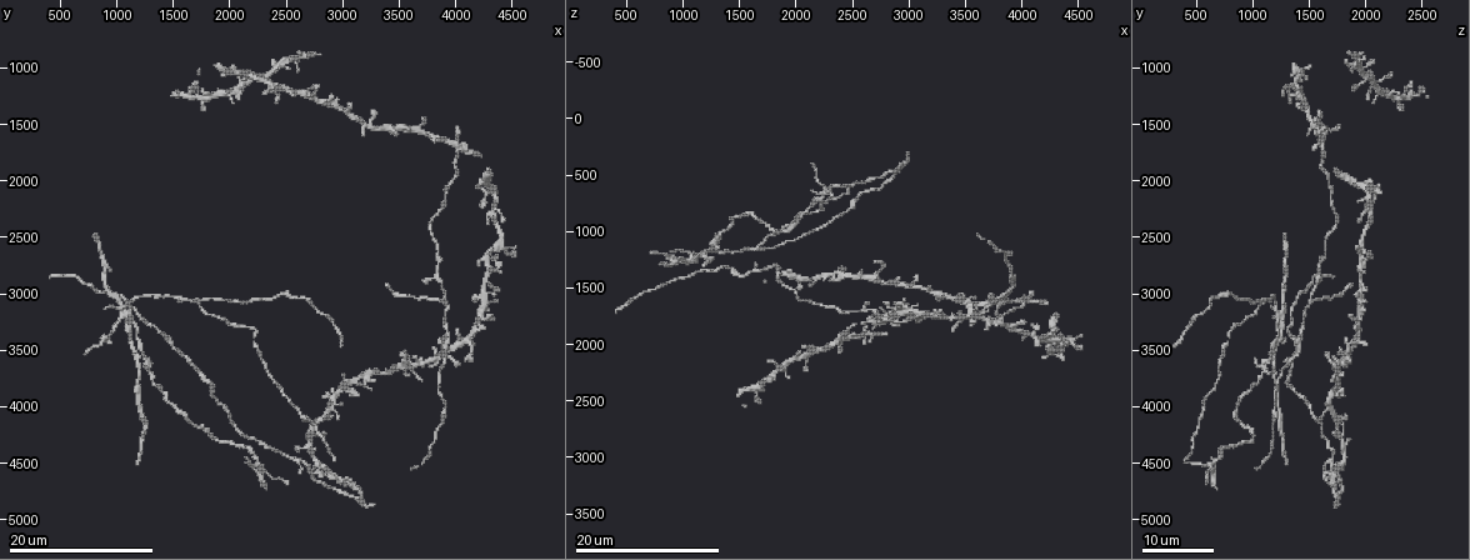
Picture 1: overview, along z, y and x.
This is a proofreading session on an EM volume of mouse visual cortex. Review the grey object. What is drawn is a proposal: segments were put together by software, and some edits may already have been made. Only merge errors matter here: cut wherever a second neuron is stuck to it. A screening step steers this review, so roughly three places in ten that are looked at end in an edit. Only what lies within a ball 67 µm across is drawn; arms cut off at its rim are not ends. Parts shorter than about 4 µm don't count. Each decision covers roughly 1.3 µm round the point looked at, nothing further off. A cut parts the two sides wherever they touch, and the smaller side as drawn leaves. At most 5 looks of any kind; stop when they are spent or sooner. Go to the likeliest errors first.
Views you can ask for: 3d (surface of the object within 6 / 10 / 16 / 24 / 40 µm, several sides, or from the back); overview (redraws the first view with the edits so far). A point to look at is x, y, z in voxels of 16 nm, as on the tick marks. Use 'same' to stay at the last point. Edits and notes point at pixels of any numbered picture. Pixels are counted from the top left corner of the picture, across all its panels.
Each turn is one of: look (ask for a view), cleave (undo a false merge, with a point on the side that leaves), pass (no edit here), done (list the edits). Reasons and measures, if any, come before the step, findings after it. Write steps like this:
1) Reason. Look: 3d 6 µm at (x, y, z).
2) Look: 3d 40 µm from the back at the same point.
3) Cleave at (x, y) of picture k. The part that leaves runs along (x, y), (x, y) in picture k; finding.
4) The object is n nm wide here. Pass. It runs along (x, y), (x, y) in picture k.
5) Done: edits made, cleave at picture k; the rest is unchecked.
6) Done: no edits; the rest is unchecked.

Three-way junction. Look: 3d 16 µm at (3900, 3060, 1540).

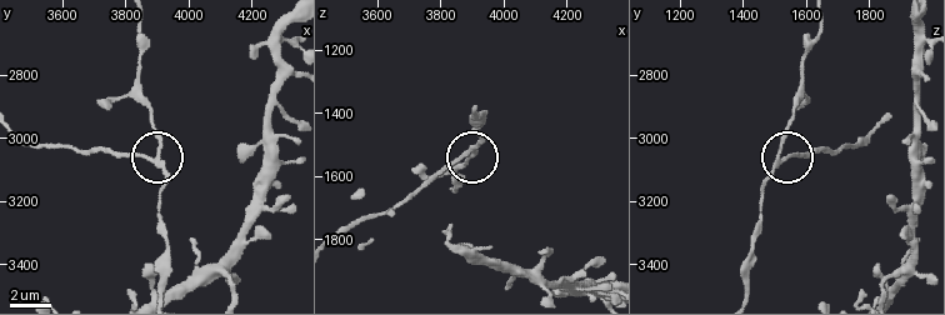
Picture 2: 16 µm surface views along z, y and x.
Look: 3d 6 µm at (3890, 3060, 1520).

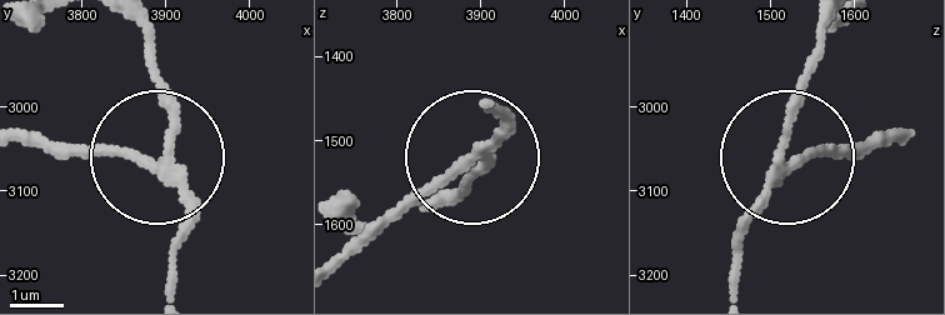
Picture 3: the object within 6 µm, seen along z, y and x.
The object is 180 nm wide here. Cleave at (105, 145) of picture 3. The part that leaves runs along (158, 169), (28, 146) in picture 3; two neurons meet here.

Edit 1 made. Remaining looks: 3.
Look: overview.

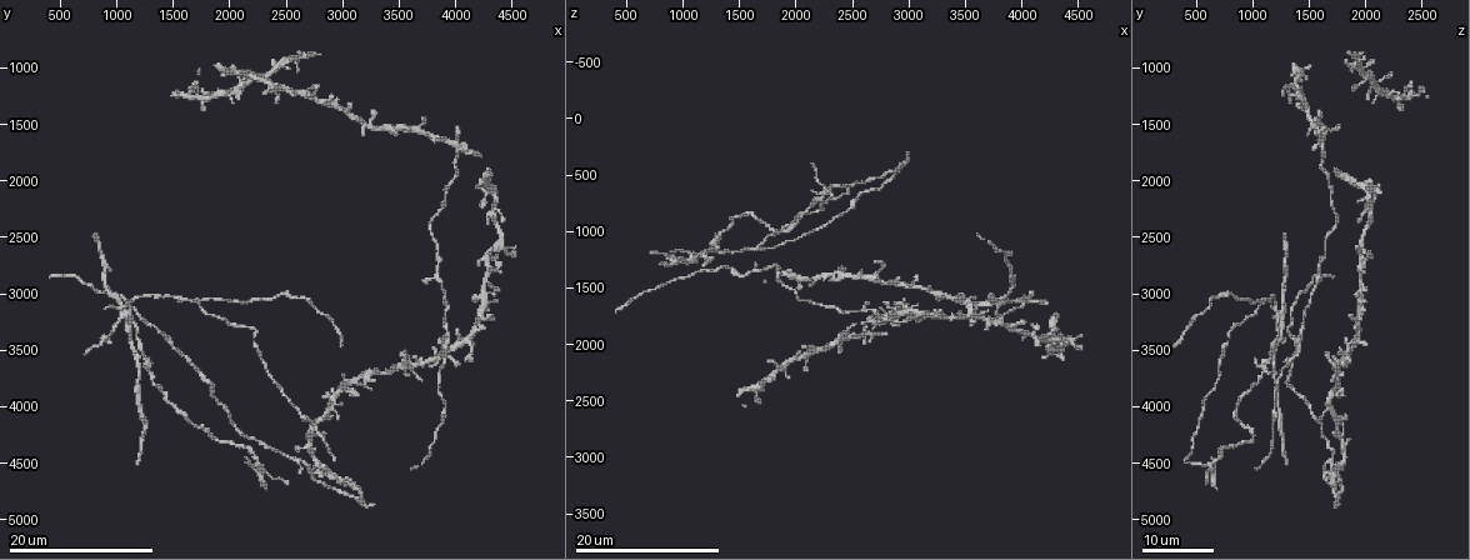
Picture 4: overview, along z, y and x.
Two arms in line, one across. Look: 3d 16 µm at (1660, 3060, 1140).

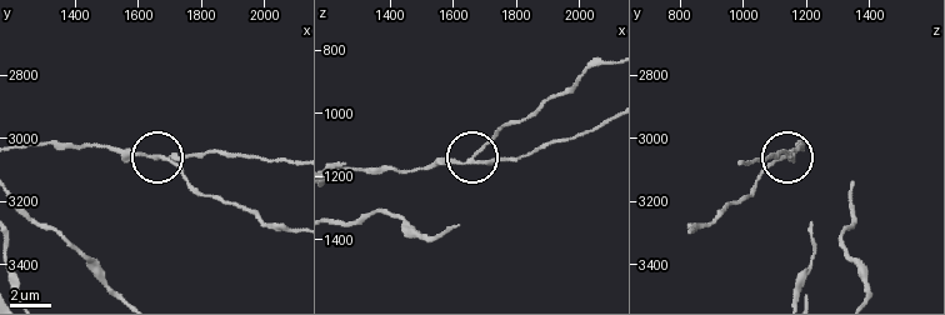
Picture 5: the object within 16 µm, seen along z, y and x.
Zoom in. Look: 3d 6 µm at (1680, 3060, 1140).

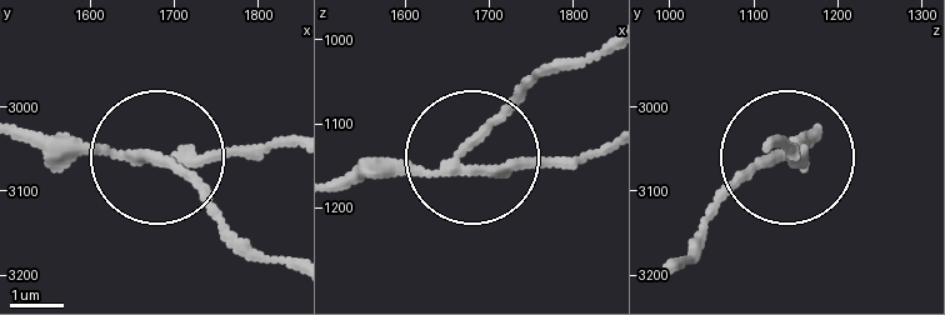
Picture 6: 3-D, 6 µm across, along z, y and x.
The object is 170 nm wide here. Cleave at (39, 145) of picture 6. The part that leaves runs along (119, 155), (29, 146) in picture 6; a second neuron is stuck on.

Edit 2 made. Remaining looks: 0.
Done: edits made, cleave at picture 3, cleave at picture 6; the rest is unchecked.

